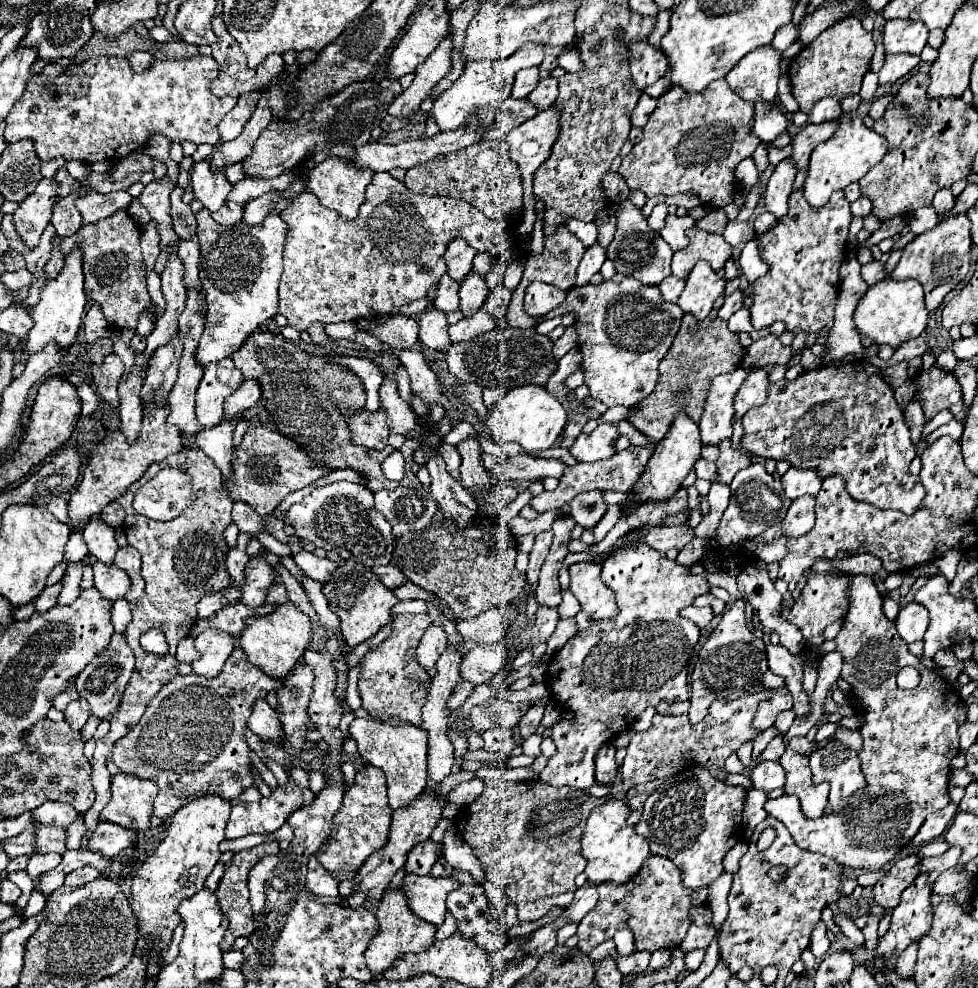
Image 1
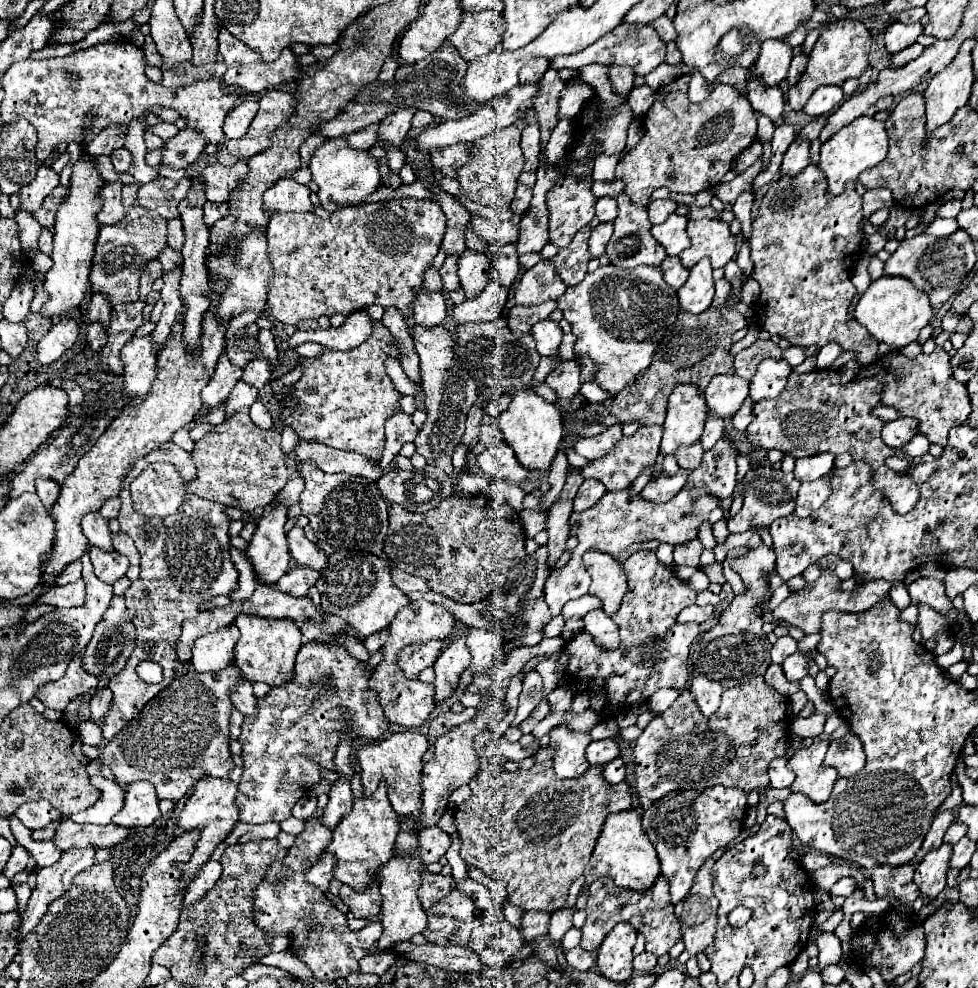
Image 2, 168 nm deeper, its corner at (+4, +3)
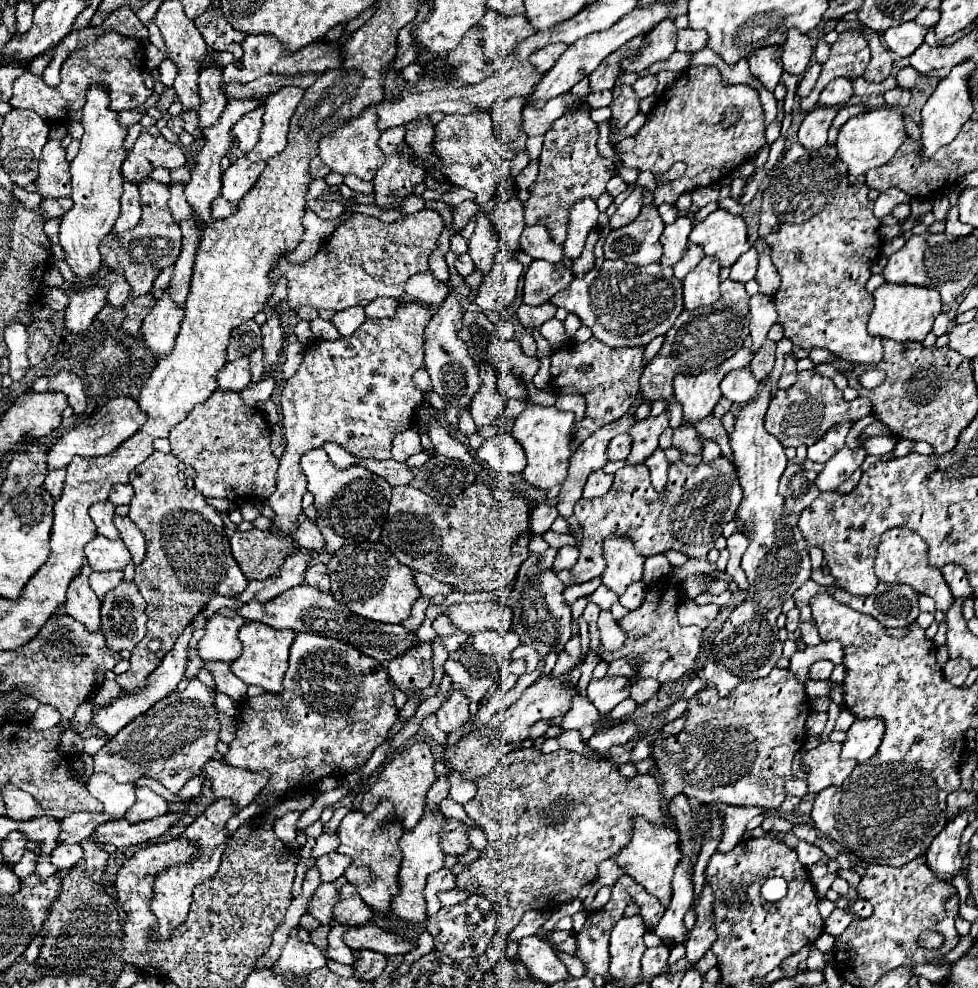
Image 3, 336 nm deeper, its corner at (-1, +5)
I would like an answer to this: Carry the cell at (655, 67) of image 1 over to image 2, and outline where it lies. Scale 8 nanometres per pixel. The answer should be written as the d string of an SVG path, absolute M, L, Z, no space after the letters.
M620 24L616 26L612 32L604 34L600 40L596 40L594 44L590 44L588 48L584 48L578 54L568 54L568 56L558 56L552 60L550 68L560 70L560 68L572 68L572 70L580 70L582 66L588 66L592 62L610 66L610 64L618 64L618 66L630 66L634 72L638 72L638 76L646 76L650 74L658 64L662 64L666 58L666 42L660 40L658 32L652 26L644 26L644 24Z

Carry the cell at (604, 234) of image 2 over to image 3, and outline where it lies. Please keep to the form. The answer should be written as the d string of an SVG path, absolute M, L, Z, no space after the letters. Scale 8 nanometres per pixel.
M635 188L613 212L611 220L609 220L609 228L611 230L619 230L623 228L627 222L633 222L637 218L641 210L641 188Z

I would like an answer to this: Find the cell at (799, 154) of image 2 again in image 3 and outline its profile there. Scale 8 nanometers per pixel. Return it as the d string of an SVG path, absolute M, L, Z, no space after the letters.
M815 108L811 110L799 128L799 144L807 150L817 150L819 146L825 146L827 142L827 130L835 118L837 110L827 108Z

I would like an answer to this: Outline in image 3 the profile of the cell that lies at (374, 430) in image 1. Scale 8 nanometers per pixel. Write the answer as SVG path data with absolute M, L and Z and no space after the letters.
M405 304L399 306L399 314L391 320L387 318L367 318L353 336L341 336L337 340L315 340L307 344L303 364L297 374L285 382L281 394L281 414L283 414L283 432L285 432L285 454L277 470L277 490L267 500L275 516L271 518L271 528L277 530L283 538L291 538L289 554L297 552L297 542L293 540L297 516L301 514L301 498L307 492L305 478L299 466L299 458L311 450L319 448L325 442L337 442L347 452L357 458L389 458L391 440L401 430L415 422L415 408L423 402L423 392L411 382L411 374L417 368L423 368L423 326L431 320L431 308L423 304Z

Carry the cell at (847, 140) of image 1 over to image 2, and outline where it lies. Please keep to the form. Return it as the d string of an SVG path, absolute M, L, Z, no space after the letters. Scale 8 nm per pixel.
M860 116L852 124L840 128L826 144L822 144L822 152L820 152L818 166L824 170L828 178L828 192L842 194L844 184L848 180L858 180L858 176L864 170L880 164L886 158L886 154L888 154L888 134L884 122L874 120L870 116Z

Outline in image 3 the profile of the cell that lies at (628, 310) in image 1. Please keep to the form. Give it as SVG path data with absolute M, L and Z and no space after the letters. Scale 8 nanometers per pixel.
M617 258L605 260L601 268L593 268L583 278L575 278L573 284L555 294L551 302L579 316L583 326L591 328L593 336L607 346L643 346L663 336L683 312L683 286L669 266L635 266Z

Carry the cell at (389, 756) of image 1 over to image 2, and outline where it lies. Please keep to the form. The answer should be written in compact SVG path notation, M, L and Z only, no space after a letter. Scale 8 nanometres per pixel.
M398 732L384 740L368 742L366 746L358 748L358 762L362 772L366 772L366 766L370 764L376 768L376 772L380 772L382 780L388 786L388 800L398 816L412 816L414 812L418 812L420 794L422 794L422 786L420 786L422 756L426 754L426 750L428 750L428 740L418 732Z

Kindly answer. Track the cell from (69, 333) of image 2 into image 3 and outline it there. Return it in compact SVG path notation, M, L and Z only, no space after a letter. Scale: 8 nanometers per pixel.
M101 286L93 288L71 288L69 306L65 308L65 328L71 334L81 334L89 328L97 312L105 306L105 290Z

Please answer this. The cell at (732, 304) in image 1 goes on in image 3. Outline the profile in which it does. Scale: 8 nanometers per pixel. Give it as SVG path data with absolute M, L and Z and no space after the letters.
M755 248L747 250L745 254L741 254L737 258L737 262L731 266L731 278L737 282L747 282L751 278L755 278L757 272L757 252Z

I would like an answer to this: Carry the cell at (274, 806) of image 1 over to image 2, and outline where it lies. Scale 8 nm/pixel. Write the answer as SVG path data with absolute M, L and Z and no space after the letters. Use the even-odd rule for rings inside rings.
M306 642L298 650L294 676L280 688L272 688L264 698L260 698L258 714L244 716L242 734L238 742L242 744L244 772L240 778L240 790L236 796L236 806L240 810L240 822L246 824L264 824L264 822L282 822L292 816L292 806L304 796L304 786L314 786L322 780L320 770L322 762L328 762L328 770L334 768L334 756L340 742L340 732L348 730L350 740L372 742L386 734L388 720L374 696L374 690L368 686L370 668L366 662L356 660L346 652L344 646L334 642ZM350 712L350 720L344 720L344 714Z

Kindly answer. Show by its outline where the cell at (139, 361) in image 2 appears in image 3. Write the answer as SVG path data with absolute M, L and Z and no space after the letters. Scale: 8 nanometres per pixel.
M167 290L161 300L153 306L151 314L143 320L141 326L141 338L147 350L155 356L155 360L165 358L175 344L175 338L179 334L179 324L183 320L183 310L167 298Z

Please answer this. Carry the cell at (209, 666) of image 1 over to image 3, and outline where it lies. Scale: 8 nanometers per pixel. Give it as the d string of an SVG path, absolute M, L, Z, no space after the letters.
M239 614L211 616L207 622L205 636L197 644L199 658L203 662L227 662L227 664L231 664L235 658L239 658L243 646L237 638L237 630L243 624L245 624L245 618Z

